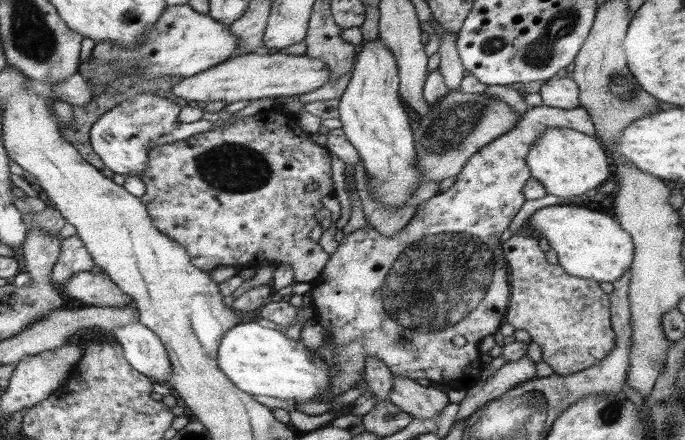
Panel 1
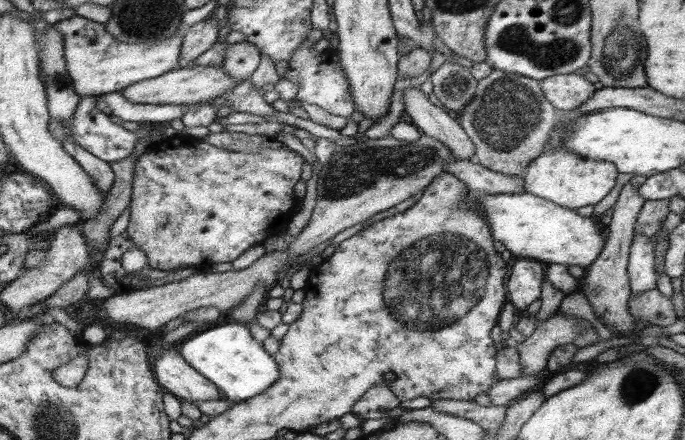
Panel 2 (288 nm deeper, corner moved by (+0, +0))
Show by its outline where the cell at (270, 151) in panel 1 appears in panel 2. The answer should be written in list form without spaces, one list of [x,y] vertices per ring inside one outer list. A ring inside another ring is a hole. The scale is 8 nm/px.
[[[175,136],[175,138],[161,138],[157,142],[151,142],[147,152],[141,154],[135,162],[133,168],[133,190],[131,190],[131,204],[129,204],[129,226],[125,230],[125,236],[133,240],[133,246],[137,250],[143,250],[147,256],[147,266],[161,270],[161,272],[173,272],[173,270],[181,270],[185,266],[195,268],[197,264],[231,264],[239,254],[243,254],[249,246],[261,246],[265,242],[265,228],[273,226],[281,216],[289,214],[293,208],[293,186],[299,180],[299,172],[303,170],[305,160],[295,154],[293,150],[283,150],[283,148],[265,148],[259,152],[247,152],[247,154],[237,154],[231,150],[219,150],[215,146],[211,146],[209,142],[203,140],[195,140],[189,136]]]

